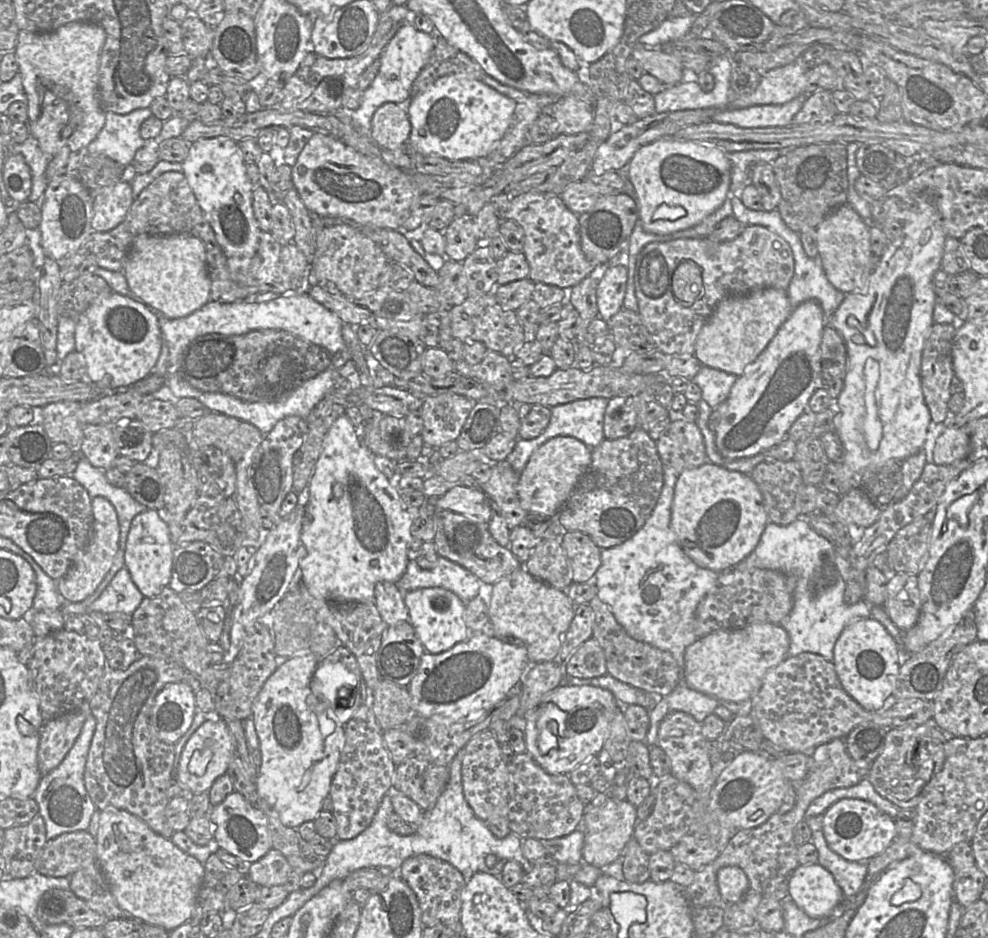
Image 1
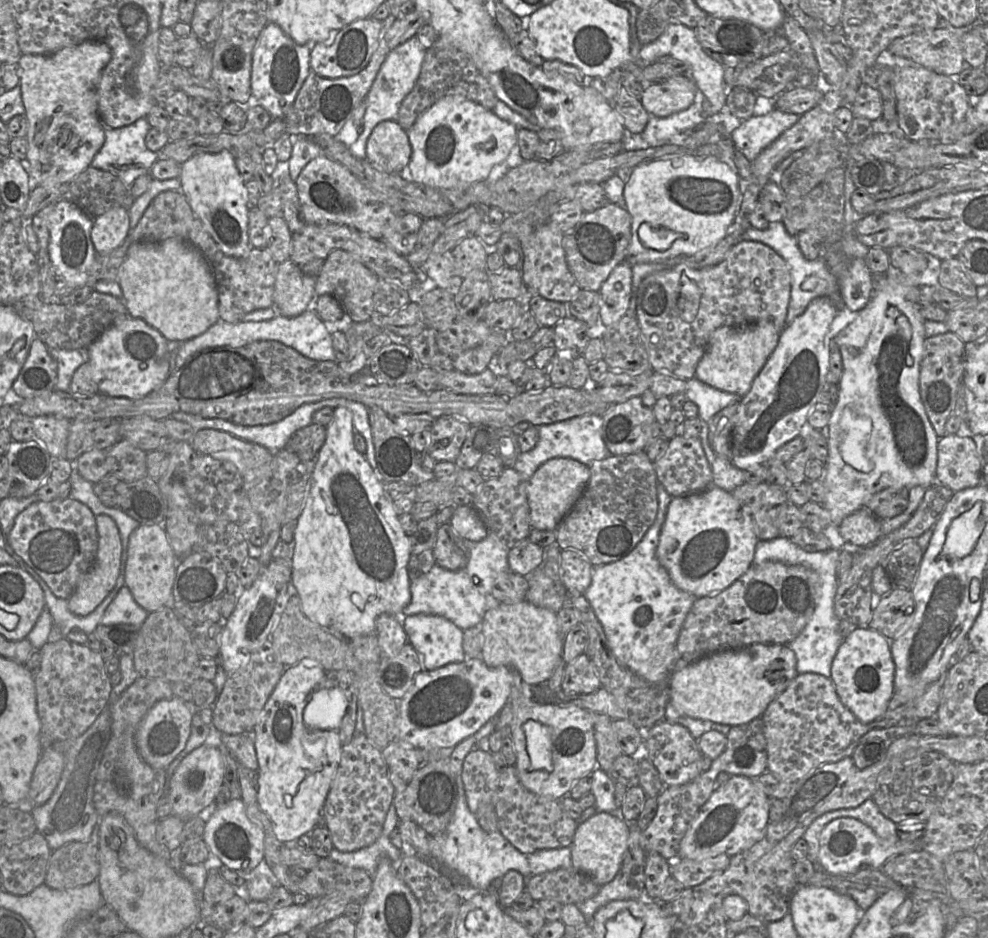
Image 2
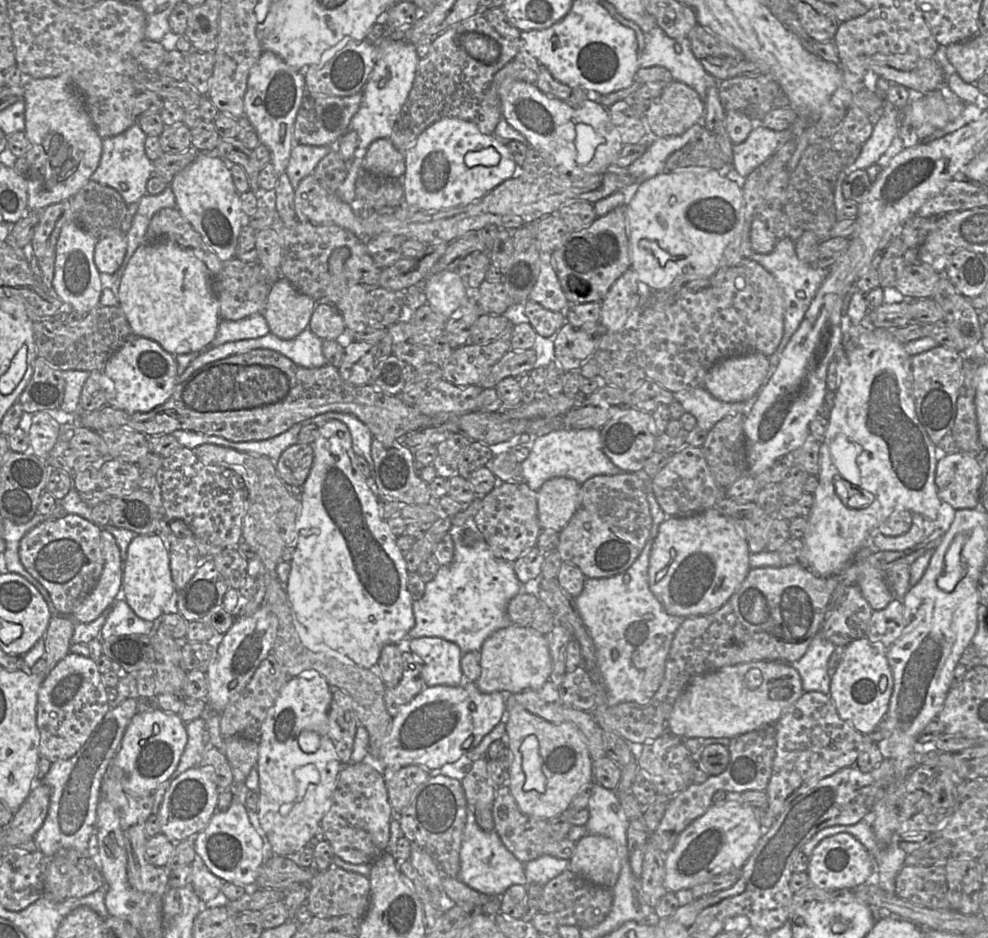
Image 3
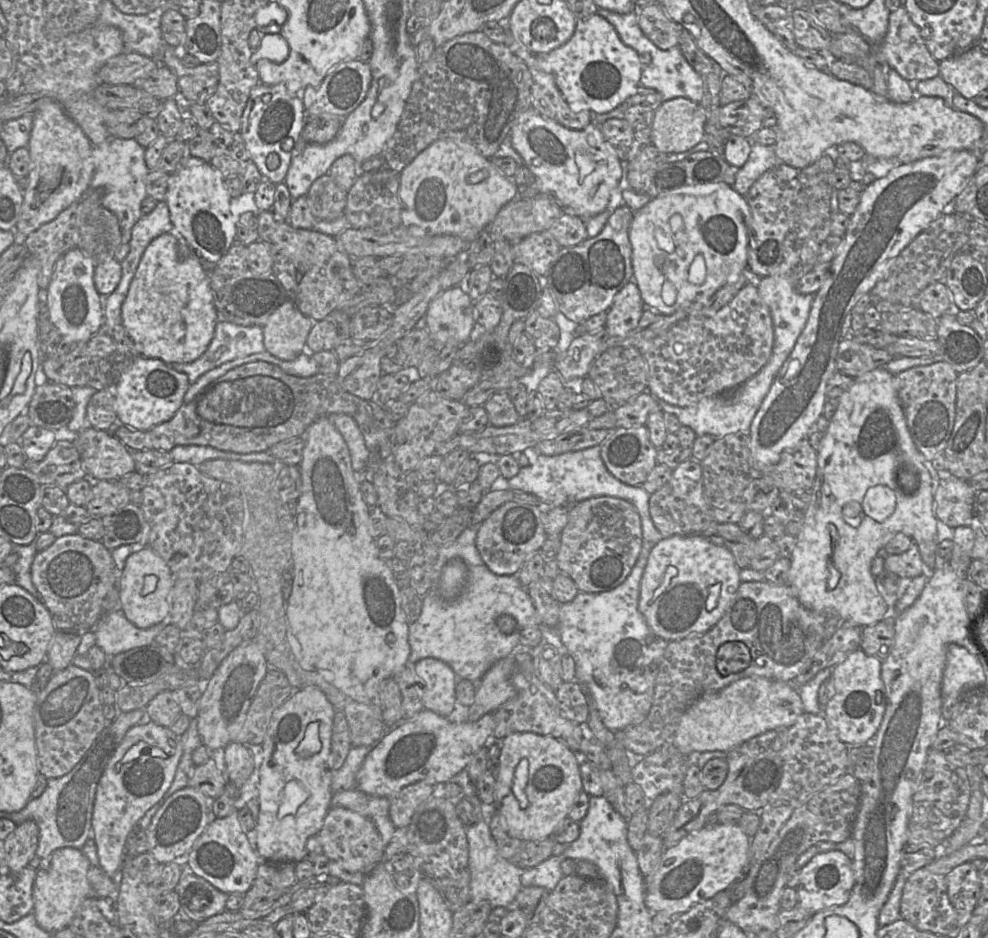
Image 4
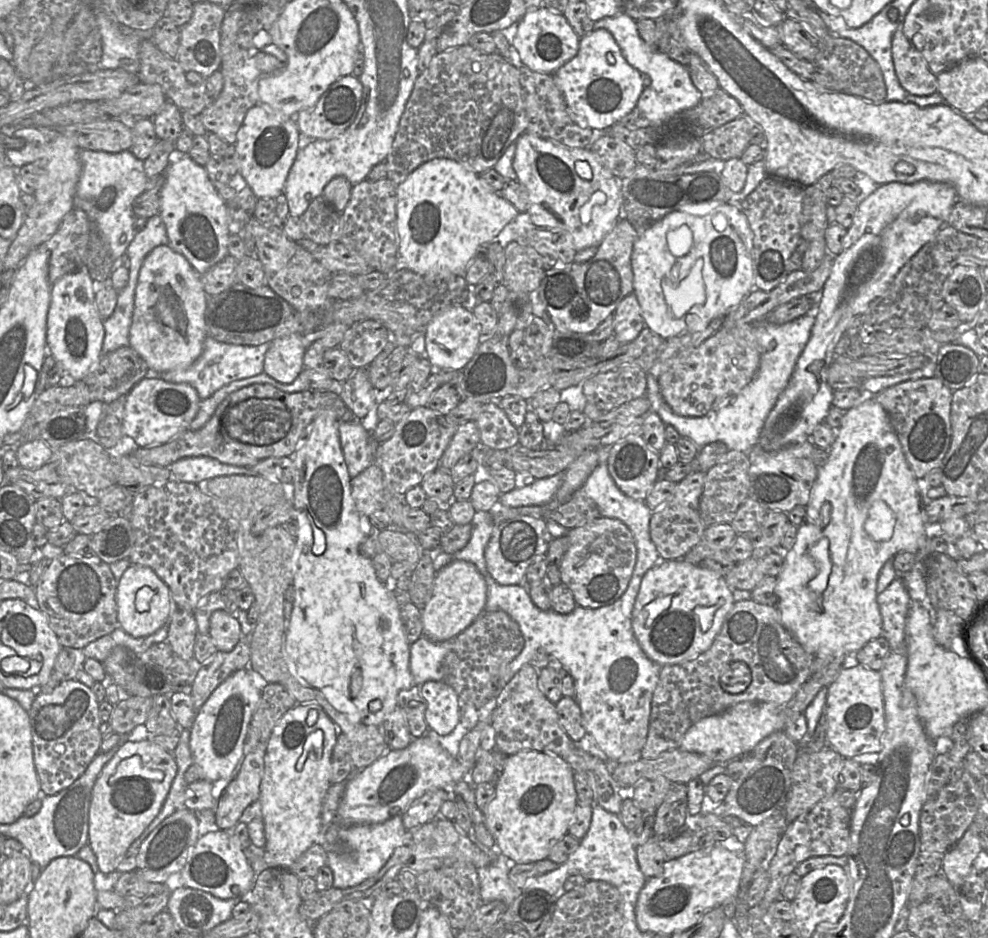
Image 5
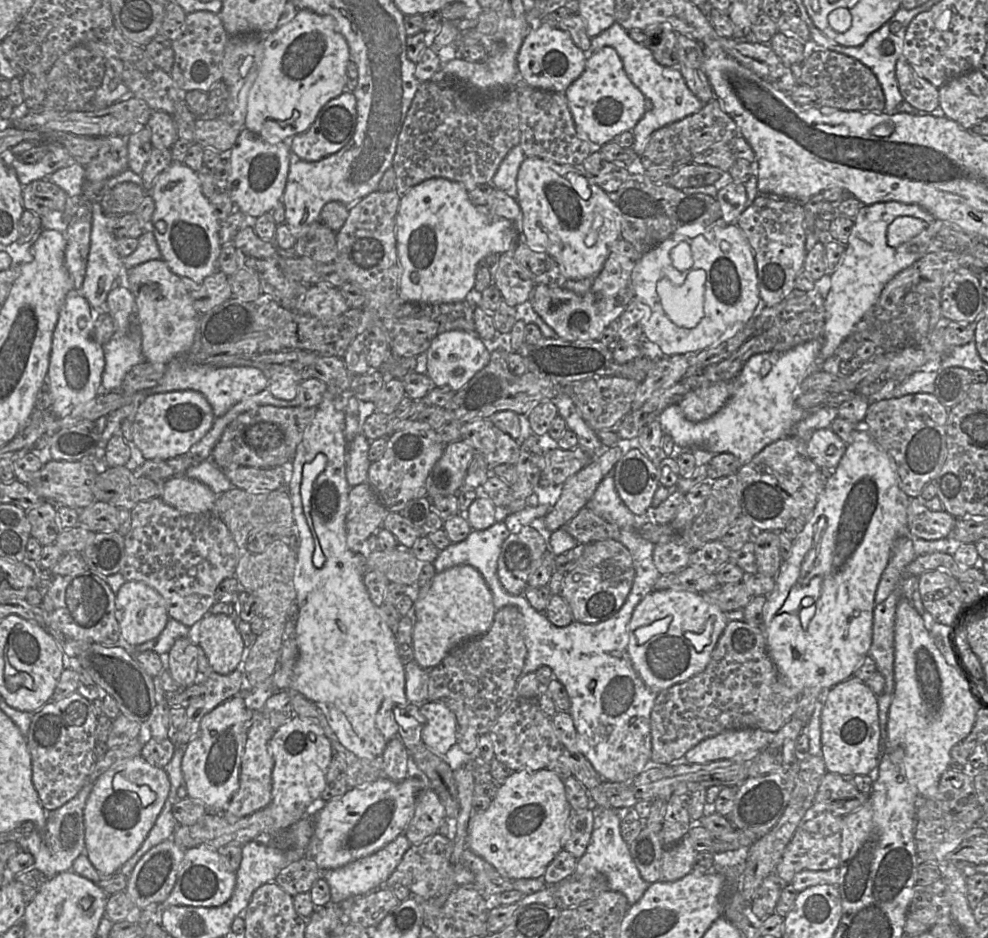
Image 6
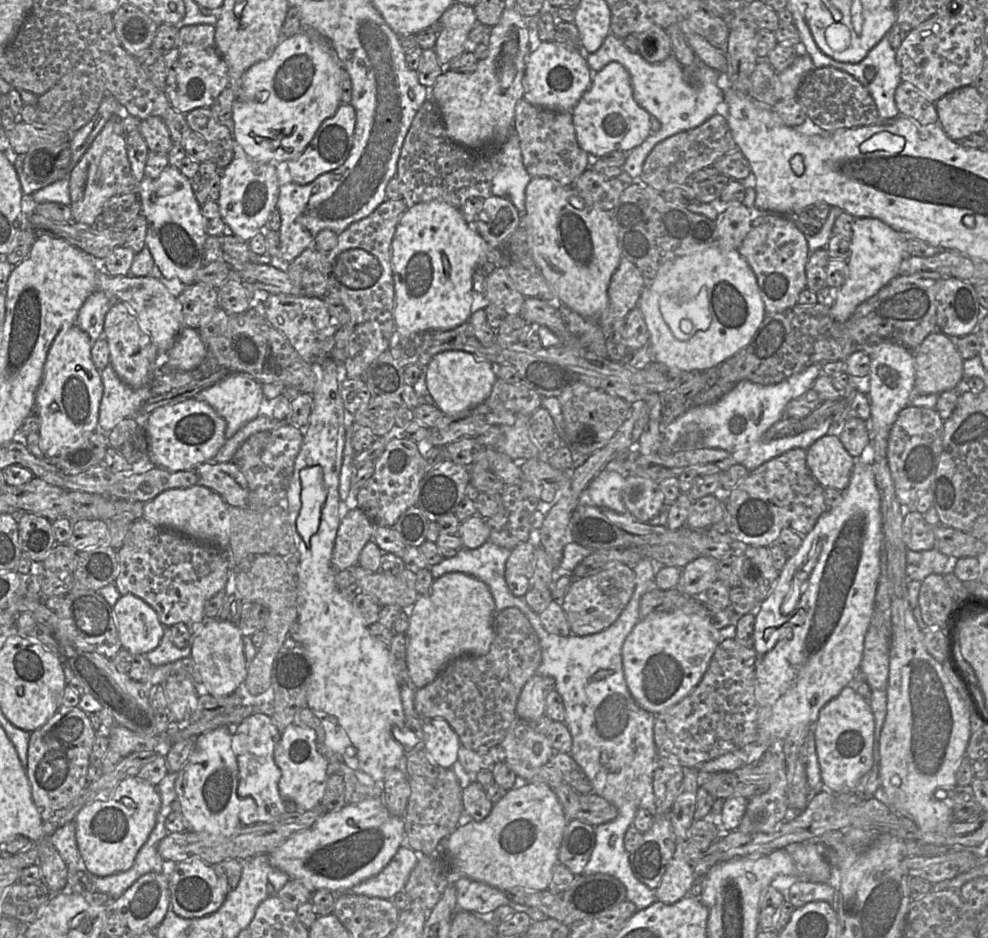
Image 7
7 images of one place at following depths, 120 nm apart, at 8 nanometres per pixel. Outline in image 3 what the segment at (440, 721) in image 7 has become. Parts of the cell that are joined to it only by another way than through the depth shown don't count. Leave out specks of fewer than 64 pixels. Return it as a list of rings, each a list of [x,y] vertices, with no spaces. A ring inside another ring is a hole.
[[[438,637],[406,638],[401,644],[421,664],[425,686],[457,686],[465,678],[461,670],[461,649]]]

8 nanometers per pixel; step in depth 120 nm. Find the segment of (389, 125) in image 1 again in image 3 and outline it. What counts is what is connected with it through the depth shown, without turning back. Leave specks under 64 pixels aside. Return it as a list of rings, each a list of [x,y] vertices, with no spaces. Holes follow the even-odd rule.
[[[388,138],[373,141],[363,161],[364,170],[377,176],[401,180],[405,170],[405,152],[398,150]]]

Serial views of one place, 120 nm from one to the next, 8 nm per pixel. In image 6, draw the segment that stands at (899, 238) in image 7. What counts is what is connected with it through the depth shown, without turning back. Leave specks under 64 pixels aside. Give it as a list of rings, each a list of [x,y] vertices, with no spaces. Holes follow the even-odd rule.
[[[890,201],[860,207],[843,257],[830,275],[831,288],[825,298],[825,326],[819,353],[820,368],[821,362],[835,354],[837,348],[874,306],[884,286],[927,253],[930,241],[943,224],[944,221],[935,219],[916,204]],[[902,216],[922,218],[926,221],[926,228],[900,246],[891,247],[887,242],[888,227],[896,218]]]

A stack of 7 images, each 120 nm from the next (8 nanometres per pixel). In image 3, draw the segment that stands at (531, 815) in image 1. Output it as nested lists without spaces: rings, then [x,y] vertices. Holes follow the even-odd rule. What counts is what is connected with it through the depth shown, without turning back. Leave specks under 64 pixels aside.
[[[507,784],[496,790],[493,804],[493,820],[495,831],[499,835],[505,847],[523,864],[537,859],[542,855],[551,855],[557,858],[569,860],[575,851],[575,842],[567,837],[555,840],[550,835],[549,819],[538,818],[524,813],[518,806]]]

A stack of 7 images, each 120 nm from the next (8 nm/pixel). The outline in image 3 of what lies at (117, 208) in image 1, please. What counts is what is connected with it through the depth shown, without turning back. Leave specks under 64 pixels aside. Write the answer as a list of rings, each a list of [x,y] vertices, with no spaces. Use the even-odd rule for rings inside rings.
[[[114,229],[97,240],[94,262],[98,271],[102,274],[115,274],[122,265],[126,247],[127,235],[121,229]]]

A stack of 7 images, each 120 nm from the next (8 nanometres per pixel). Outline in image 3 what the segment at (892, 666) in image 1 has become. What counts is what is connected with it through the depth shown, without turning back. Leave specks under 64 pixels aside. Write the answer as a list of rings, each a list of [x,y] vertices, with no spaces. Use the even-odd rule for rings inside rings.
[[[867,637],[856,639],[844,647],[841,661],[831,678],[829,695],[839,716],[864,735],[875,731],[888,712],[893,676],[886,652]]]

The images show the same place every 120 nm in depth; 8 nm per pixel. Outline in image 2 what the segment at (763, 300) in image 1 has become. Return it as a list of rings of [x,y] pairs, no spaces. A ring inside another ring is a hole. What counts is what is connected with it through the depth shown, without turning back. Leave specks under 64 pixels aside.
[[[760,320],[743,327],[721,326],[712,333],[695,376],[711,387],[742,398],[775,350],[779,337],[780,330],[770,320]]]

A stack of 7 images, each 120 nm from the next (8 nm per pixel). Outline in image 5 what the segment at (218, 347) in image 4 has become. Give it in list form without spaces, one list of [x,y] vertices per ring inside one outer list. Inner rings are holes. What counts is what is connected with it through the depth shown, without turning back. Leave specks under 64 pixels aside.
[[[206,336],[203,342],[202,354],[191,366],[162,373],[149,372],[147,377],[160,377],[171,383],[188,383],[196,390],[199,398],[205,400],[232,382],[263,373],[267,346],[225,344],[216,341],[210,336]]]

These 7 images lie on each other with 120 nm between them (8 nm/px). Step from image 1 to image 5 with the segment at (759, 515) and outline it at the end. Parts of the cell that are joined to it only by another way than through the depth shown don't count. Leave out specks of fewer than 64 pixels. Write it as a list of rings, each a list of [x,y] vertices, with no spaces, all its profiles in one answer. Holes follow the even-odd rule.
[[[683,559],[660,560],[642,579],[632,612],[633,633],[643,652],[658,665],[687,662],[711,647],[734,602],[732,590],[716,572]]]

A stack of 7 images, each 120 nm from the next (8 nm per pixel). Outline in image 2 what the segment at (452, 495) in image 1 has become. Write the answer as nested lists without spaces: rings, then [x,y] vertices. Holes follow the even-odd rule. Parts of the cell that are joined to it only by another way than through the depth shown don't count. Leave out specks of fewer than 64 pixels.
[[[472,505],[456,506],[450,524],[455,534],[464,542],[480,542],[489,533]]]

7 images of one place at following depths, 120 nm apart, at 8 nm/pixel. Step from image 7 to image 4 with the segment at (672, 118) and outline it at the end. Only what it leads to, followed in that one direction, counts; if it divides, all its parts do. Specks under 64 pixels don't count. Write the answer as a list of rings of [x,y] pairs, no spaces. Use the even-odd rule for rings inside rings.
[[[598,8],[597,13],[614,26],[625,45],[638,53],[641,63],[641,86],[656,90],[661,95],[662,102],[678,97],[687,98],[695,103],[701,101],[704,94],[704,86],[700,74],[687,62],[678,46],[662,50],[644,35],[639,26],[637,10],[620,14]]]

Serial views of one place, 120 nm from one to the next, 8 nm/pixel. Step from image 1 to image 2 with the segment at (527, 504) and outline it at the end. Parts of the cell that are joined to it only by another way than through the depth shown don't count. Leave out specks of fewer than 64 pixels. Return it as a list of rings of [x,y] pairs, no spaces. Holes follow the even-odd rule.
[[[553,458],[542,464],[527,481],[532,528],[555,531],[581,497],[590,478],[590,466],[572,458]]]

